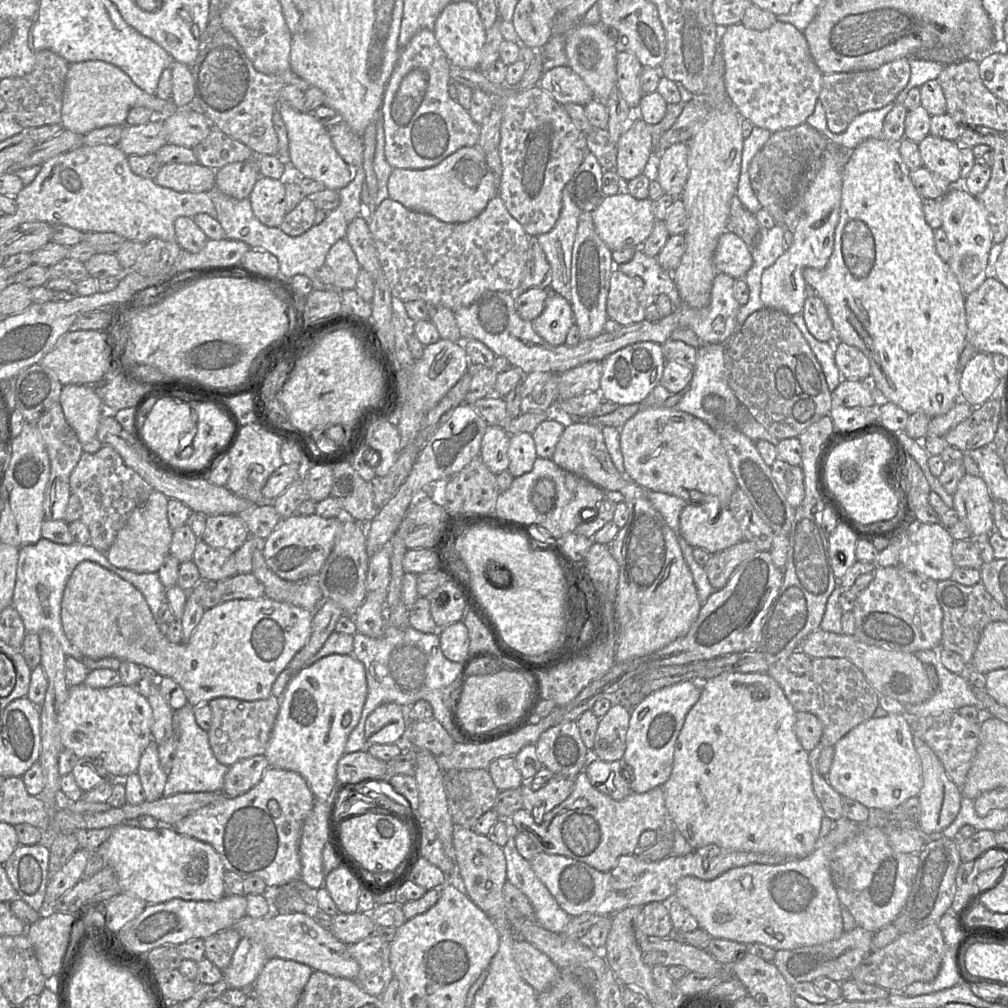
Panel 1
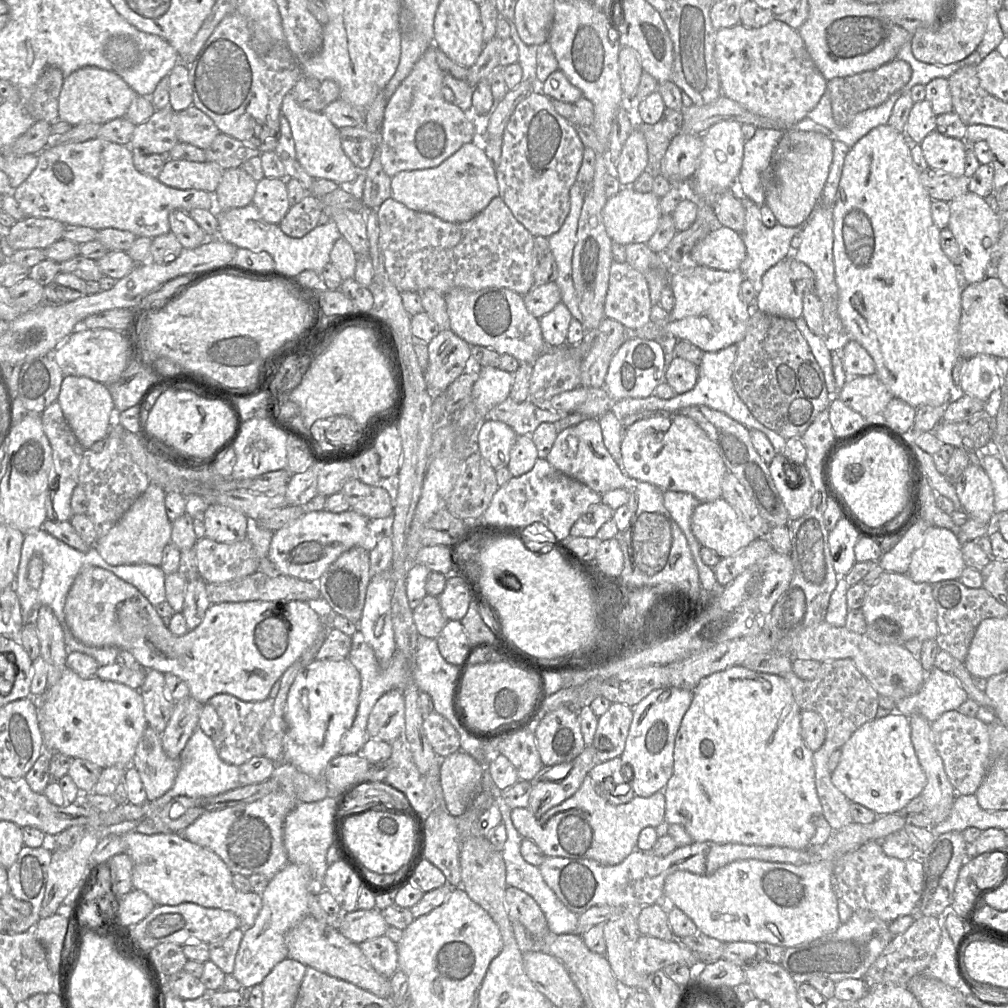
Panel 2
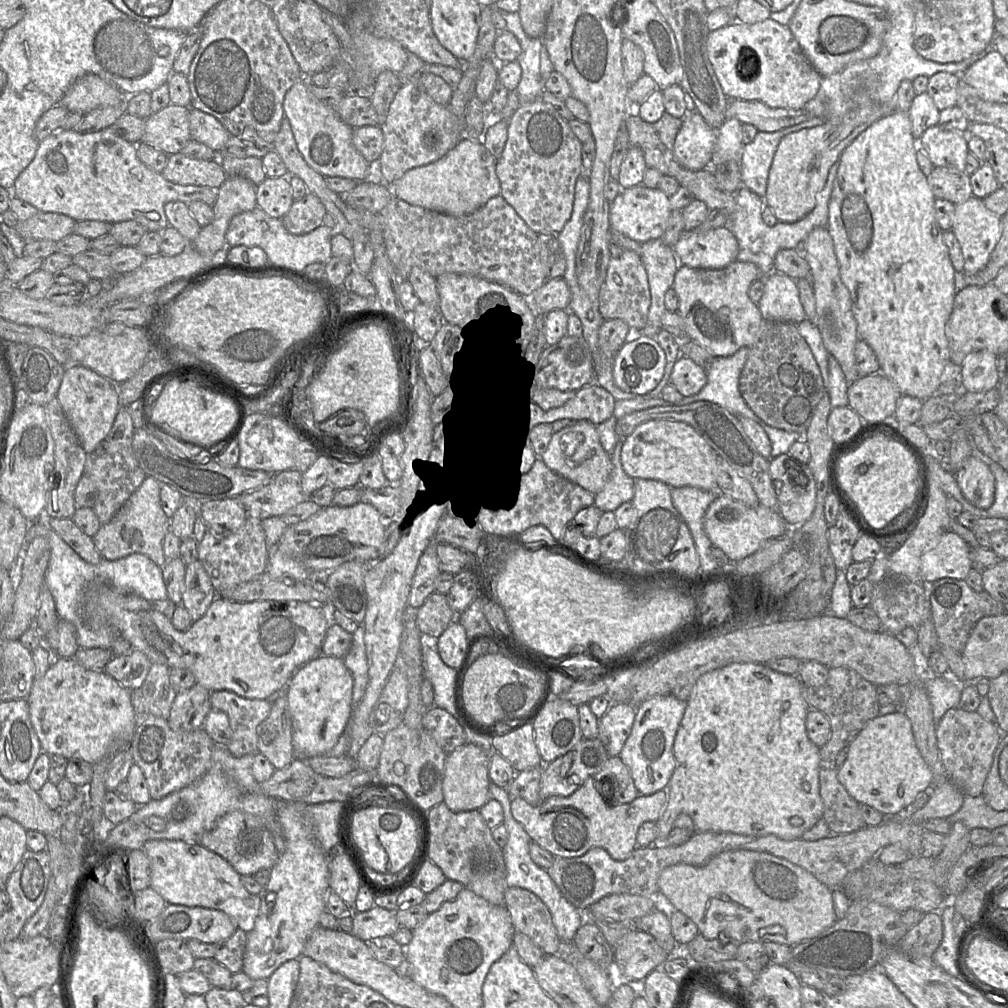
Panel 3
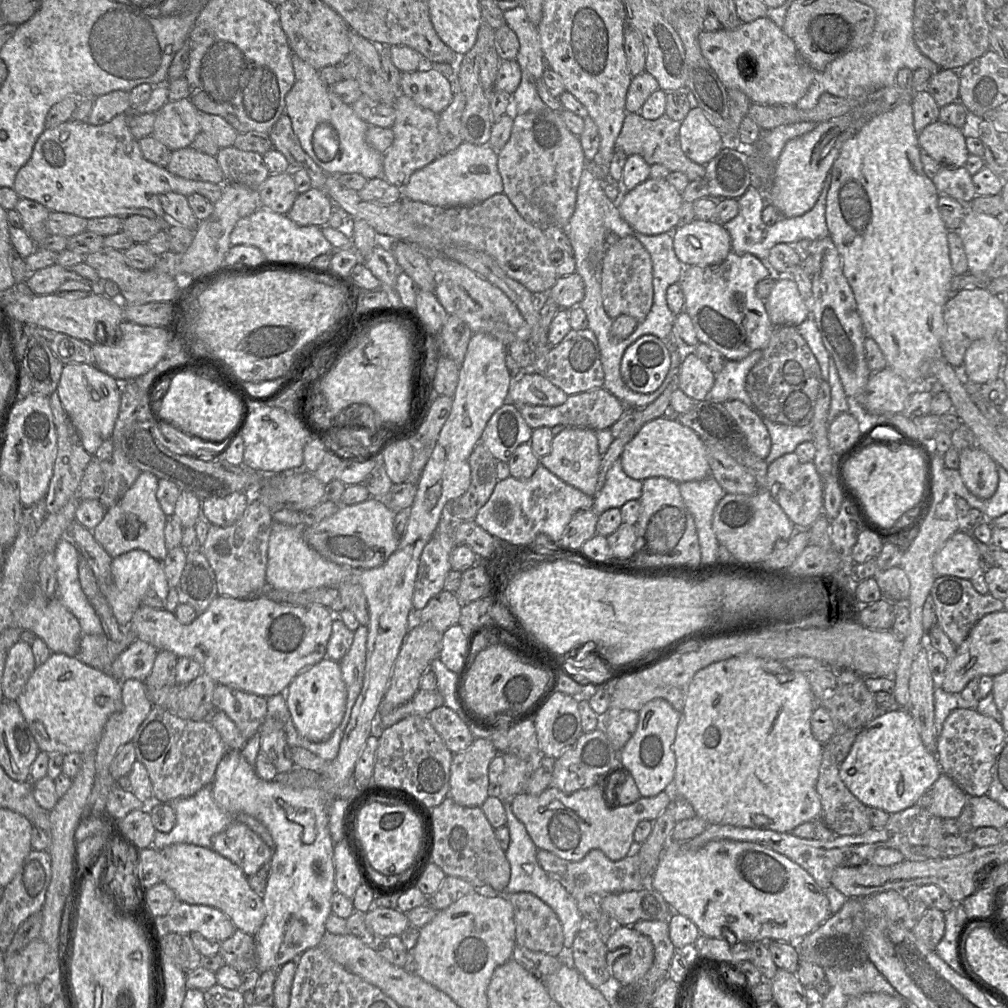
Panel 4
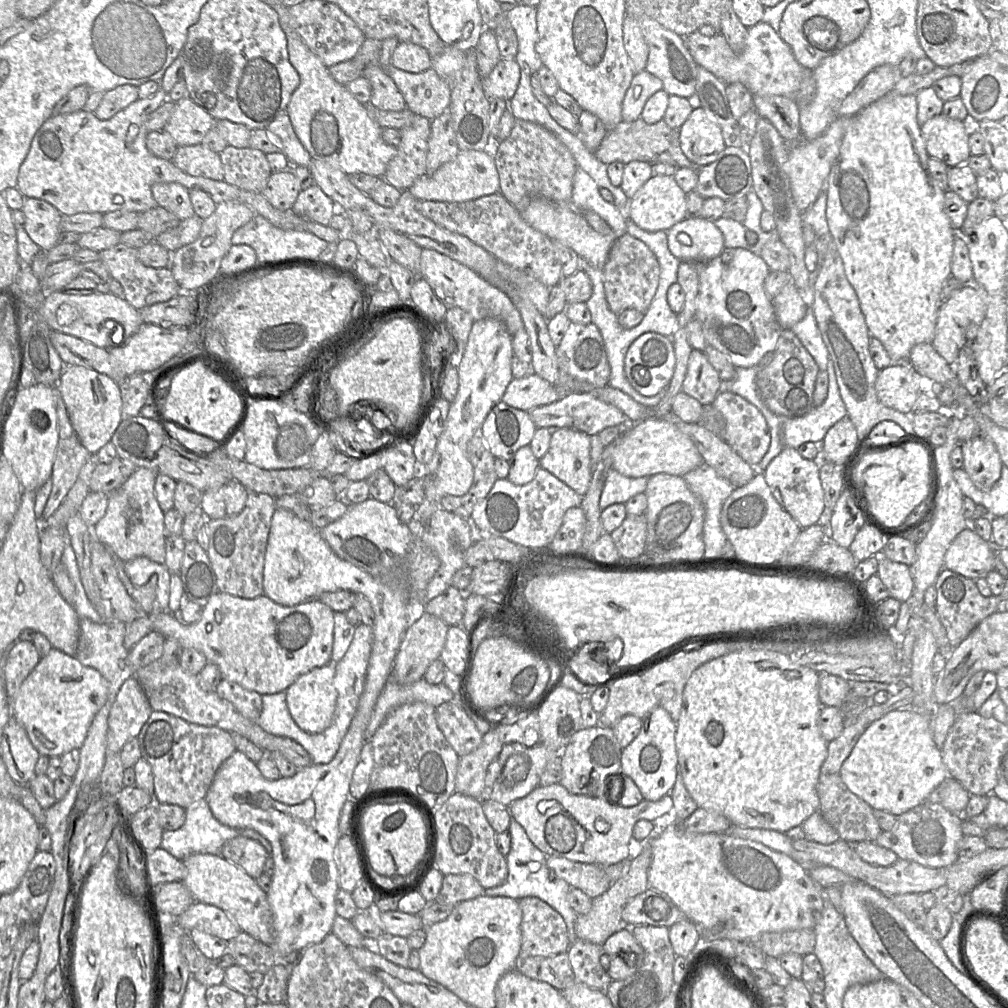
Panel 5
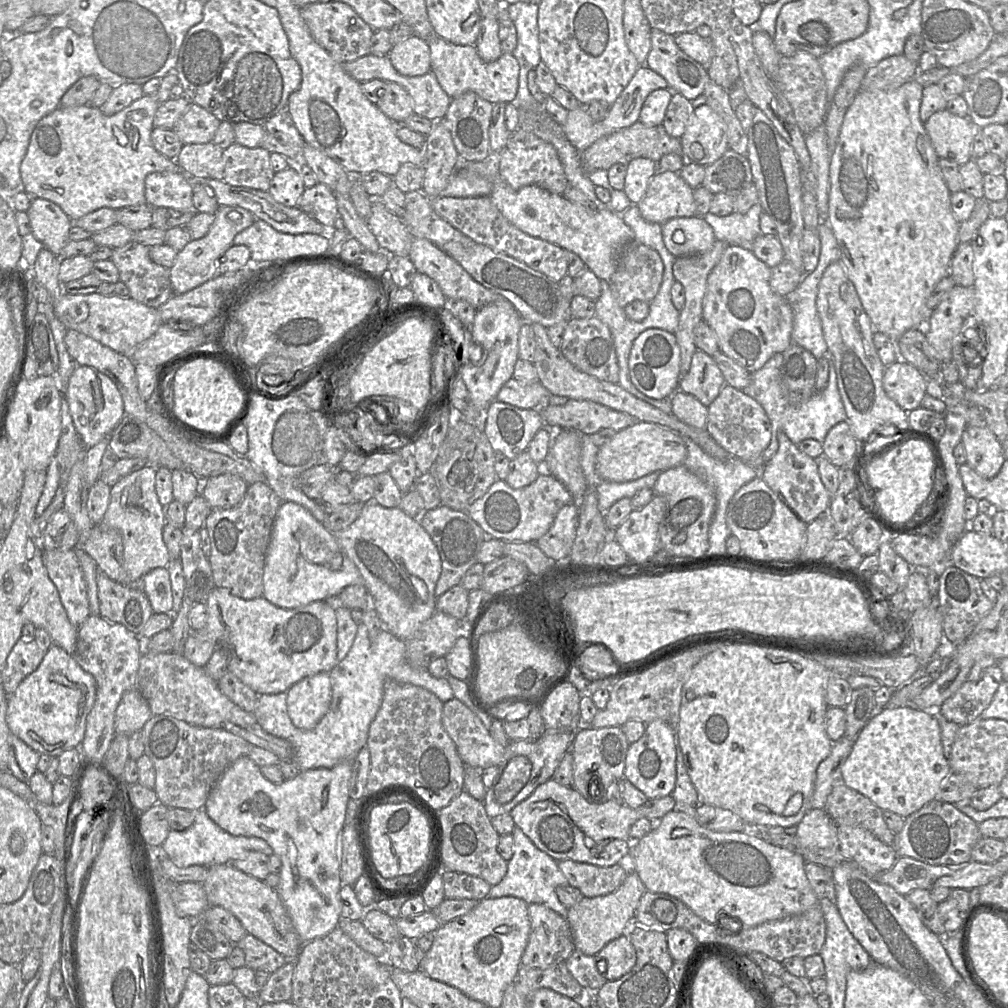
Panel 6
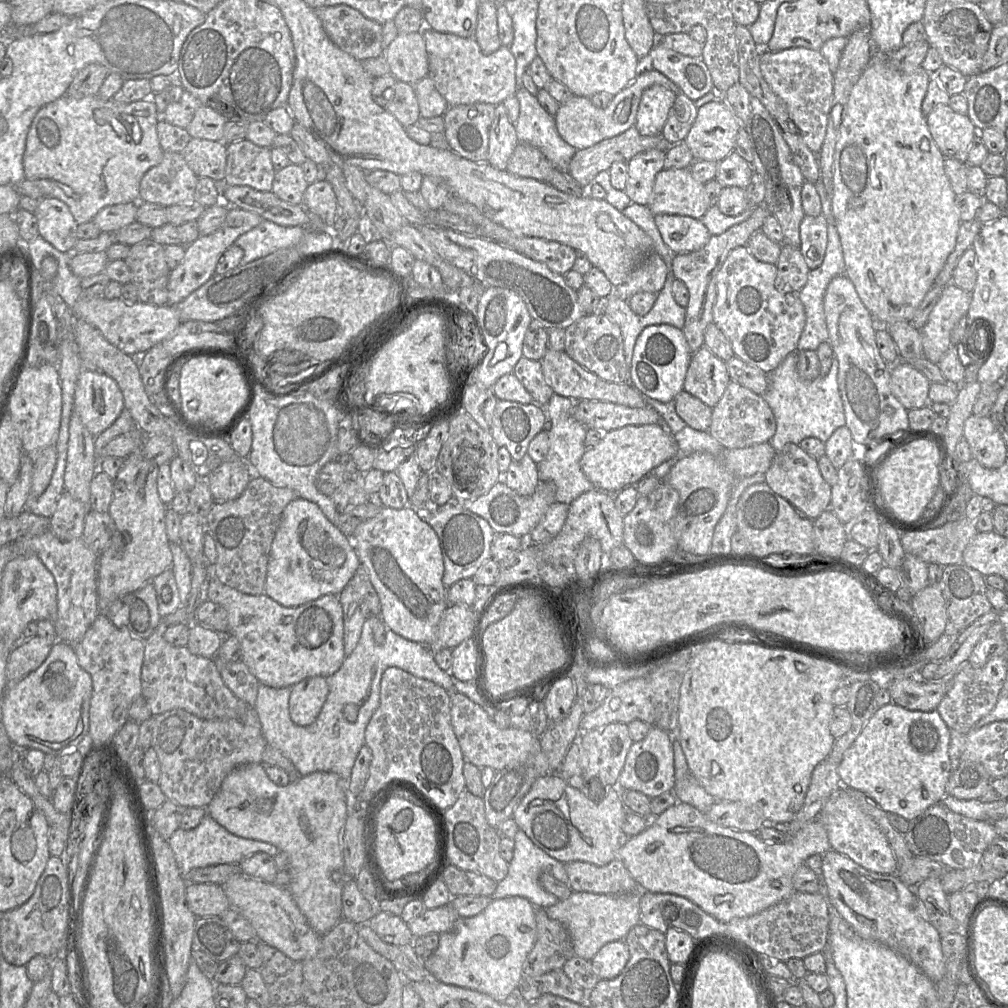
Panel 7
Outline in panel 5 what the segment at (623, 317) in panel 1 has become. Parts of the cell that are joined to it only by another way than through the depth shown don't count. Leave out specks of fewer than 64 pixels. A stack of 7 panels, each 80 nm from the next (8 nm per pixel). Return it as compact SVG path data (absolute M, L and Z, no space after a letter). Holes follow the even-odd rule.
M623 234L616 239L603 267L604 290L610 310L620 315L626 309L636 309L645 314L656 293L660 266L655 254L641 240Z

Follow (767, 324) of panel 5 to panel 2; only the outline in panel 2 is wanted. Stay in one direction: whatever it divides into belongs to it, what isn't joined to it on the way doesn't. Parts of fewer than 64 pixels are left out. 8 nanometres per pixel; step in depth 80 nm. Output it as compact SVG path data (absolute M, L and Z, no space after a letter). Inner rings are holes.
M690 257L670 274L670 283L675 305L666 320L655 323L662 326L660 334L673 335L678 340L687 340L704 352L717 352L741 341L750 318L749 307L740 298L740 287L745 277L740 269L733 271L716 270L696 264Z

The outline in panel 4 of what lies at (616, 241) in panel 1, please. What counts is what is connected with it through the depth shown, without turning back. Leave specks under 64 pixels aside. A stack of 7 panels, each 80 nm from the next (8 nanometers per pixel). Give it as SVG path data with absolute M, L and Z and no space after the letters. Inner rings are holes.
M648 178L625 193L618 210L633 231L651 236L665 232L672 233L677 228L683 202L682 194L667 179Z

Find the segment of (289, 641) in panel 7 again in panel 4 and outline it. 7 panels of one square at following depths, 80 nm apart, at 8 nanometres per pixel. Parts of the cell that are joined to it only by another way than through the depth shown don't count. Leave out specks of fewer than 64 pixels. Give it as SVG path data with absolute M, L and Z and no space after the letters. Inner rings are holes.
M218 595L208 606L208 608L189 625L180 623L174 613L166 609L155 609L146 605L141 605L133 614L127 629L131 630L136 638L153 645L158 651L170 651L181 657L189 657L197 661L203 672L209 675L217 684L226 685L232 688L242 690L247 693L256 694L263 697L276 695L283 690L287 690L291 681L303 670L317 664L326 657L327 644L332 633L332 624L335 615L323 605L310 604L310 605L291 605L286 603L279 603L265 596L253 596L246 599L236 599L229 596Z

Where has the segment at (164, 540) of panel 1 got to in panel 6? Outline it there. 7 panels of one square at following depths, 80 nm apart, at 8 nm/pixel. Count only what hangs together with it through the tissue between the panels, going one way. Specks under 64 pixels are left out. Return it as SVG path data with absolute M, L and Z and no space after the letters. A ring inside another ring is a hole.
M146 465L119 480L111 487L110 502L99 524L118 531L123 541L124 568L131 583L140 583L142 578L155 568L167 567L170 556L163 541L166 523L165 507L158 499L156 489L156 467Z

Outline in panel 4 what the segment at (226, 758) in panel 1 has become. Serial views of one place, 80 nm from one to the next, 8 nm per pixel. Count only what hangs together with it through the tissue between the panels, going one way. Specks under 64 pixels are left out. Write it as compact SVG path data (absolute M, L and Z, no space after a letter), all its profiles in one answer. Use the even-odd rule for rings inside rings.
M222 684L214 689L212 704L227 714L247 741L259 731L267 713L266 697Z

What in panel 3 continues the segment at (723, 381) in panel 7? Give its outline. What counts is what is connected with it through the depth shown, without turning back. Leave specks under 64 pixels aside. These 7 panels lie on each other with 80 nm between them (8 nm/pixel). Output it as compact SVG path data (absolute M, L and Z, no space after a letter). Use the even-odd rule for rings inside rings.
M681 355L674 364L669 383L683 396L692 396L707 383L707 371L692 359Z

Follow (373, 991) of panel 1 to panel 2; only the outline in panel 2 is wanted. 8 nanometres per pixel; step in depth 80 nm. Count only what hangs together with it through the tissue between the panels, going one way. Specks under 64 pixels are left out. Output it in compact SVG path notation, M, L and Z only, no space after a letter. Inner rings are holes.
M383 935L358 944L373 968L382 976L390 978L398 970L397 944Z

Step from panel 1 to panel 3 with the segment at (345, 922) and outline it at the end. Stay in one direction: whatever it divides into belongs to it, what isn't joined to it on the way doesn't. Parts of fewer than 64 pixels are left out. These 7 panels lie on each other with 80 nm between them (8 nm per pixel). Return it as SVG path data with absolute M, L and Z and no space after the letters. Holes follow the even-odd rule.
M374 905L367 911L353 913L352 934L363 941L392 936L399 928L395 911Z

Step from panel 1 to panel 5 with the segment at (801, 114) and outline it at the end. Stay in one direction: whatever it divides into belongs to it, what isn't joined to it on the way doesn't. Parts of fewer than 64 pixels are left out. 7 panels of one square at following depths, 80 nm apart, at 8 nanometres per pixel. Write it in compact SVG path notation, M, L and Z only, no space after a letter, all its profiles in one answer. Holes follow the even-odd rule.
M761 21L756 25L748 28L745 48L741 54L736 54L726 38L721 34L713 36L702 35L699 31L689 34L685 39L686 46L695 62L707 69L726 84L735 82L742 83L751 92L752 95L760 96L786 96L795 99L795 95L800 89L803 78L804 68L795 58L790 46L784 42L779 33L776 32L769 24Z

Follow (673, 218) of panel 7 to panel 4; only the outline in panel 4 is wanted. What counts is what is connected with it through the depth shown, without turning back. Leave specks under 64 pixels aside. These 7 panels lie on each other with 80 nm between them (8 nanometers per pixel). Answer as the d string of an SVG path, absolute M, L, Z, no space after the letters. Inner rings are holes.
M693 220L672 232L676 256L684 266L709 266L723 262L732 251L731 236L723 225Z

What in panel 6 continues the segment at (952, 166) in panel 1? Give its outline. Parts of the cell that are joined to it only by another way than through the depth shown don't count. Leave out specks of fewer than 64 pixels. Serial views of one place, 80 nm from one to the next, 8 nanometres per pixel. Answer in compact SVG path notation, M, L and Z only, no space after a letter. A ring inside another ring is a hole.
M944 109L932 114L924 127L939 158L958 165L972 159L971 148L976 128L968 117L960 117Z

